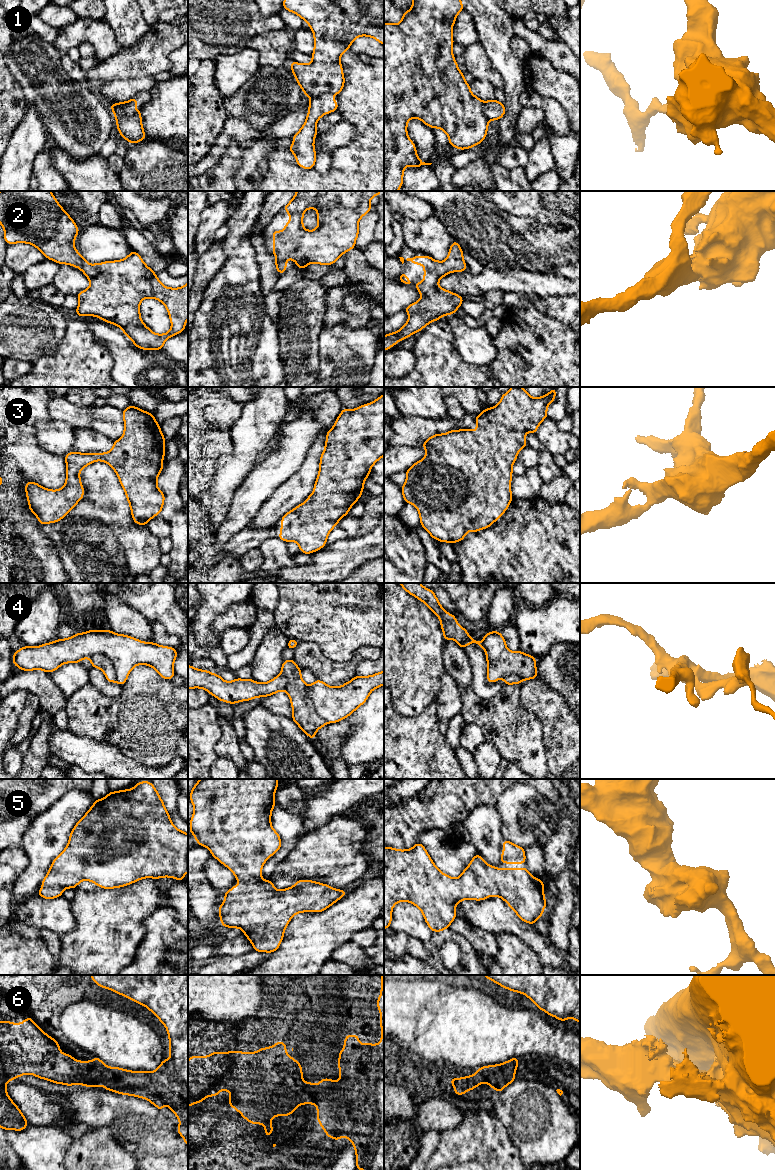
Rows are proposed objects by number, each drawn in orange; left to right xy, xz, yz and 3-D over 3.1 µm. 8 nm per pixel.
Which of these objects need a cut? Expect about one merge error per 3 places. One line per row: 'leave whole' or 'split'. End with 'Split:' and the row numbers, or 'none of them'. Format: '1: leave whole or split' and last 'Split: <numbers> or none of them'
1: split
2: leave whole
3: leave whole
4: split
5: leave whole
6: split
Split: 1, 4, 6

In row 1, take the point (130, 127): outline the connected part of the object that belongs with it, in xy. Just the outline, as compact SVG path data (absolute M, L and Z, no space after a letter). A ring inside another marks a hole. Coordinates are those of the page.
M125 102L115 103L108 106L112 109L115 115L117 129L120 135L128 140L130 144L138 143L146 139L141 119L141 109L132 115L129 115L124 110Z

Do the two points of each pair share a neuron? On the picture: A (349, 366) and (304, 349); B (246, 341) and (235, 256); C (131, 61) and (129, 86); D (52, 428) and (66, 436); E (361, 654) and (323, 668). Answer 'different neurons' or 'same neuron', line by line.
A: different neurons
B: same neuron
C: different neurons
D: same neuron
E: same neuron

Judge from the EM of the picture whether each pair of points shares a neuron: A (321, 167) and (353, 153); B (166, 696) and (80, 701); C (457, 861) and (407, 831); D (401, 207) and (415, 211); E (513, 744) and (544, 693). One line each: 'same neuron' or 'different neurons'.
A: different neurons
B: same neuron
C: different neurons
D: same neuron
E: different neurons

